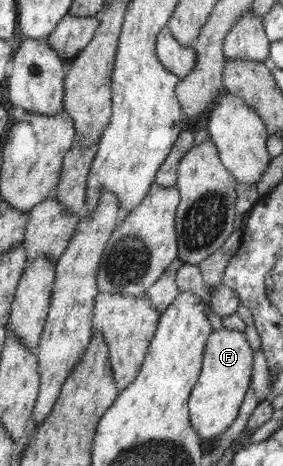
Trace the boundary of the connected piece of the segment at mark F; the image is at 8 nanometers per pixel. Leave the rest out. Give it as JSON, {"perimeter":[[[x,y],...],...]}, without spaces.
{"perimeter":[[[223,327],[208,336],[203,359],[202,371],[190,392],[189,420],[202,440],[212,440],[224,433],[238,415],[253,372],[253,350],[244,332]]]}

